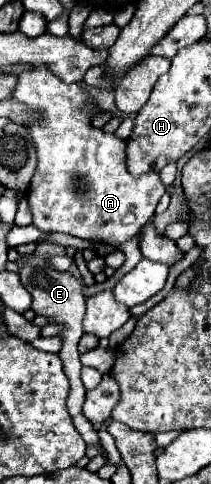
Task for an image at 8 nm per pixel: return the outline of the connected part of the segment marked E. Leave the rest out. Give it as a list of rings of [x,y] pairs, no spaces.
[[[32,253],[28,255],[28,259],[20,265],[18,269],[18,275],[20,275],[20,281],[22,285],[26,287],[26,291],[32,295],[32,311],[36,315],[42,315],[46,317],[50,323],[58,323],[58,325],[64,325],[62,333],[60,333],[60,339],[62,339],[62,349],[58,353],[58,357],[62,359],[62,365],[64,365],[64,373],[66,377],[70,379],[70,393],[68,393],[68,413],[72,417],[72,423],[74,427],[78,429],[78,433],[82,435],[82,439],[86,443],[92,443],[92,445],[100,445],[100,439],[98,439],[98,433],[92,429],[90,421],[84,417],[82,413],[82,403],[84,403],[84,395],[86,395],[86,389],[82,387],[82,379],[80,379],[80,353],[78,353],[78,339],[84,335],[82,331],[82,315],[84,315],[84,295],[82,295],[82,281],[72,277],[70,273],[62,273],[62,271],[56,271],[48,265],[50,257],[48,255],[38,255],[38,253]]]

